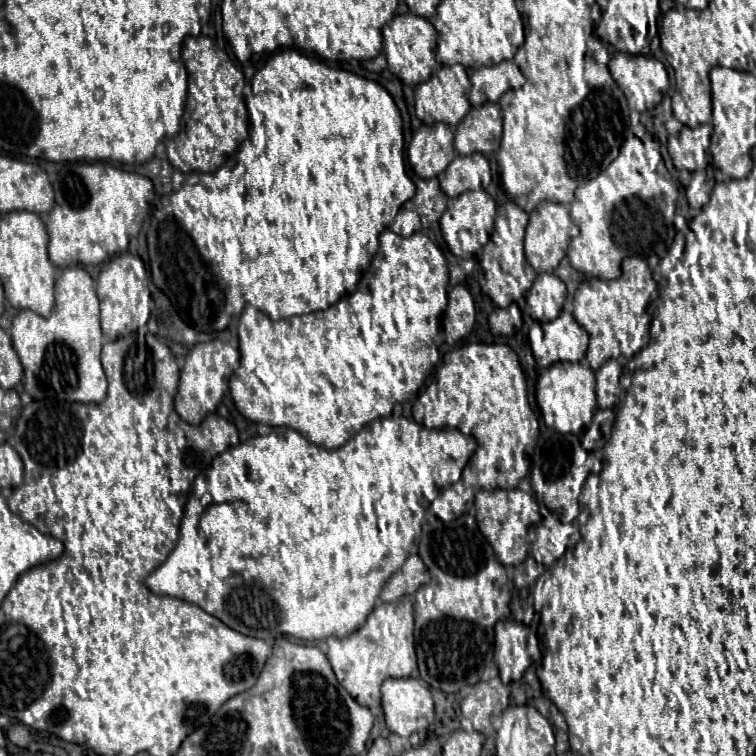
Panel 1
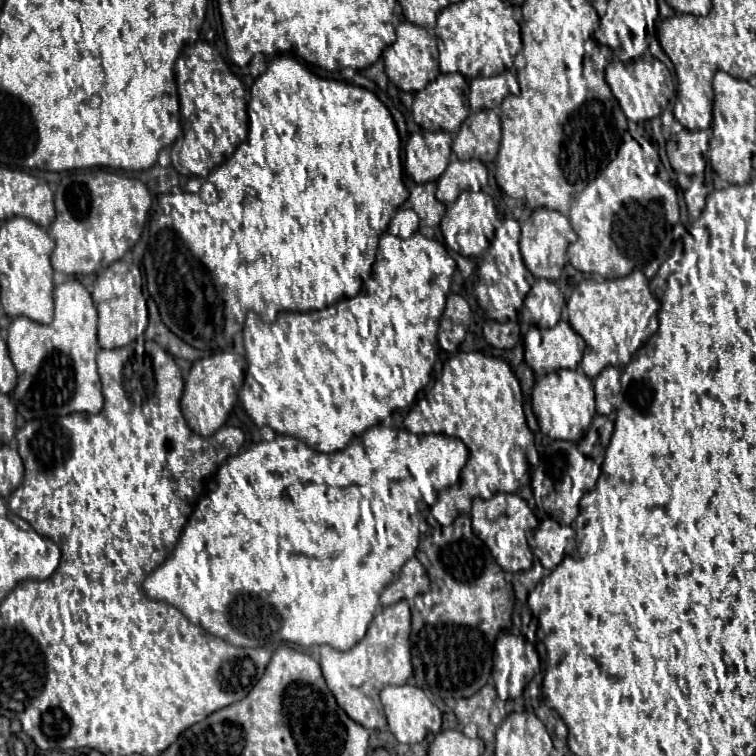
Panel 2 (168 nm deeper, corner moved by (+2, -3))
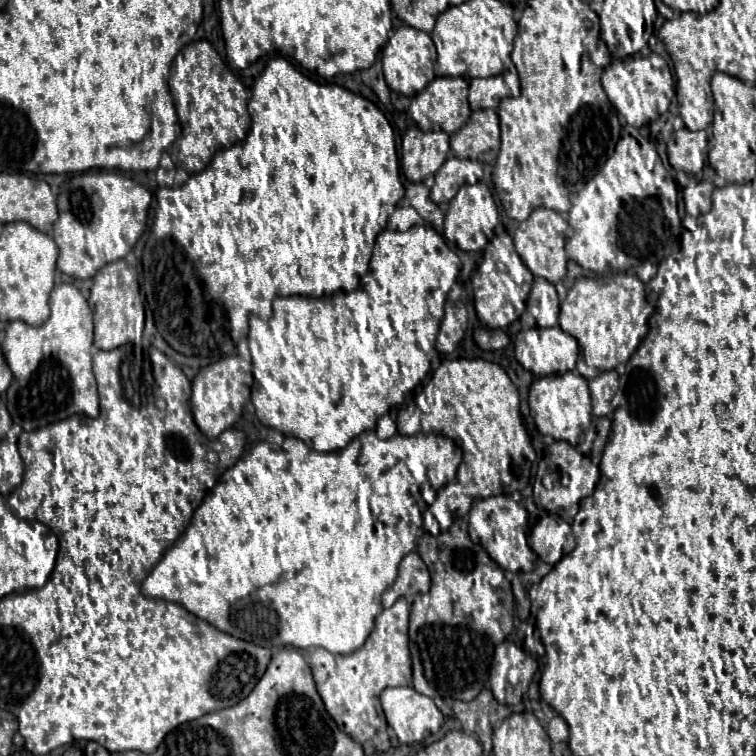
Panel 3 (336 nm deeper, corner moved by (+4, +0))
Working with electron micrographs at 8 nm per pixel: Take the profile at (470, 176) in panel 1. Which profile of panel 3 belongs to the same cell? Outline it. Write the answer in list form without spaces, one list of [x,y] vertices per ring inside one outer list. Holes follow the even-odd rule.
[[[450,156],[436,172],[436,182],[430,192],[430,198],[436,204],[450,202],[462,184],[476,184],[480,178],[482,178],[482,168],[478,162],[458,160]]]

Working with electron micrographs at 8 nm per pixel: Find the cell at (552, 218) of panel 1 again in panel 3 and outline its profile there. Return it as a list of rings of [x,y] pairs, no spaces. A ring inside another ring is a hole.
[[[536,208],[528,220],[518,224],[514,232],[514,246],[522,262],[528,266],[528,270],[534,276],[546,278],[548,282],[556,284],[566,276],[566,262],[568,262],[566,252],[564,252],[566,234],[568,234],[568,222],[558,212],[548,210],[548,208]]]

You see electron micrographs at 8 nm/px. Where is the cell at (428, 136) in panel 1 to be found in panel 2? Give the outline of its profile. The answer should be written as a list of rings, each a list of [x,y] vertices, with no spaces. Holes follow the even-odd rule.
[[[418,131],[406,143],[406,173],[416,183],[436,181],[450,163],[452,137],[446,131]]]

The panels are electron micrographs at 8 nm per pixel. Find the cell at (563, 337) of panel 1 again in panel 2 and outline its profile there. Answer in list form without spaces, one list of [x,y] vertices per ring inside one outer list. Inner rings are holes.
[[[566,321],[548,329],[532,327],[524,336],[525,362],[538,379],[556,369],[576,369],[584,347],[584,339]]]

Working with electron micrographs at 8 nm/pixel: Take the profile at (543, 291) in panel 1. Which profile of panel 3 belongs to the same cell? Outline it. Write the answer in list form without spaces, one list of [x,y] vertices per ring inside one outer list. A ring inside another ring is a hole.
[[[534,278],[532,292],[528,296],[526,308],[536,318],[536,324],[540,328],[556,326],[558,324],[558,294],[554,284],[550,284],[544,278]]]

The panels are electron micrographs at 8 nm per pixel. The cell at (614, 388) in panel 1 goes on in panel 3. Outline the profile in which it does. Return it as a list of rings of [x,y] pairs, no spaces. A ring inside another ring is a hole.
[[[614,370],[602,372],[600,376],[588,382],[590,396],[592,396],[593,416],[607,416],[610,412],[610,400],[618,390],[618,374]]]

